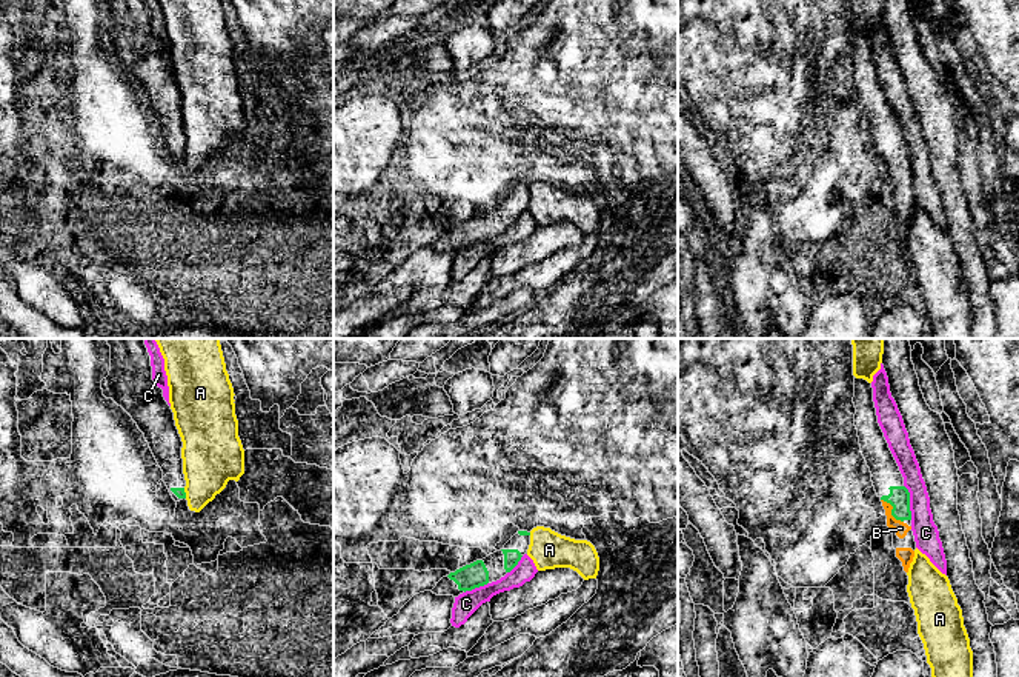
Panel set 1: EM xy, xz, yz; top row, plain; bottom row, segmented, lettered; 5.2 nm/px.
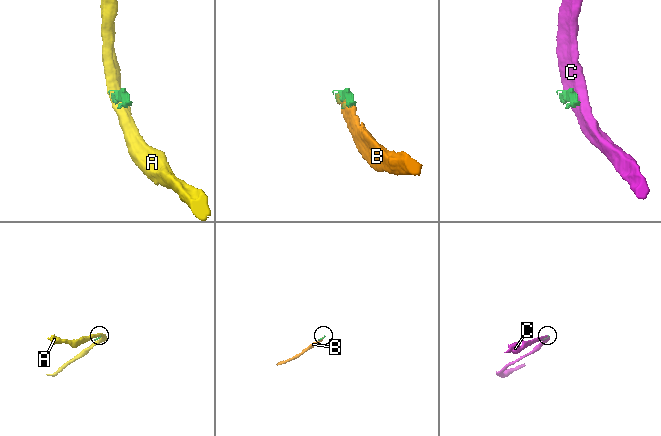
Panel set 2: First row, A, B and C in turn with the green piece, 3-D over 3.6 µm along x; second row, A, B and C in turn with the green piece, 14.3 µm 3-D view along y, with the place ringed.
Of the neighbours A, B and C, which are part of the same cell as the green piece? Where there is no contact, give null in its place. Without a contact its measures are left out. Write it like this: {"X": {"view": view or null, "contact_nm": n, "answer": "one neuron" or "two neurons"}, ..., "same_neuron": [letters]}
{"A": {"view": "xy", "contact_nm": 60, "answer": "two neurons"}, "B": {"view": "yz", "contact_nm": 170, "answer": "one neuron"}, "C": {"view": "yz", "contact_nm": 190, "answer": "two neurons"}, "same_neuron": ["B"]}

